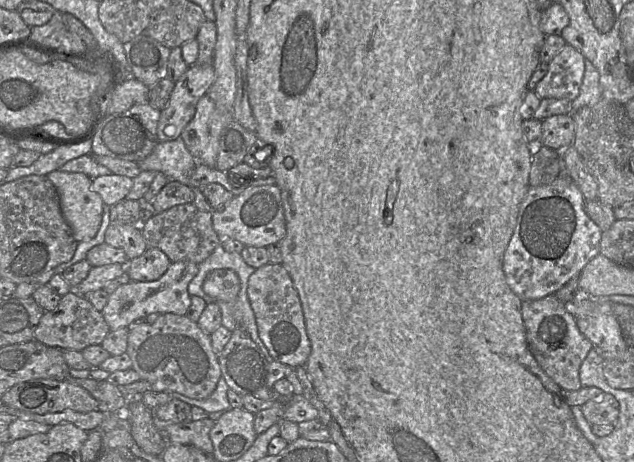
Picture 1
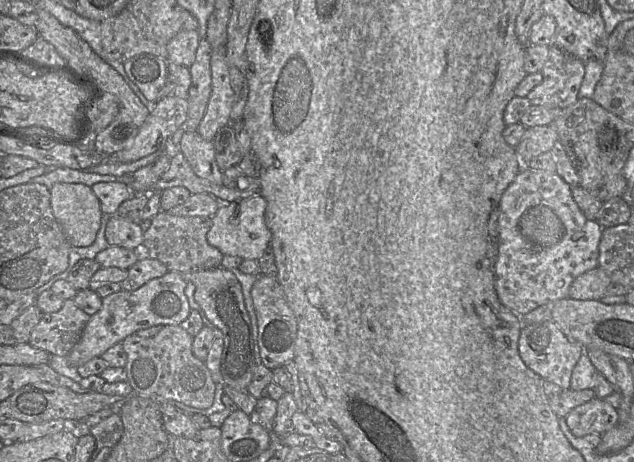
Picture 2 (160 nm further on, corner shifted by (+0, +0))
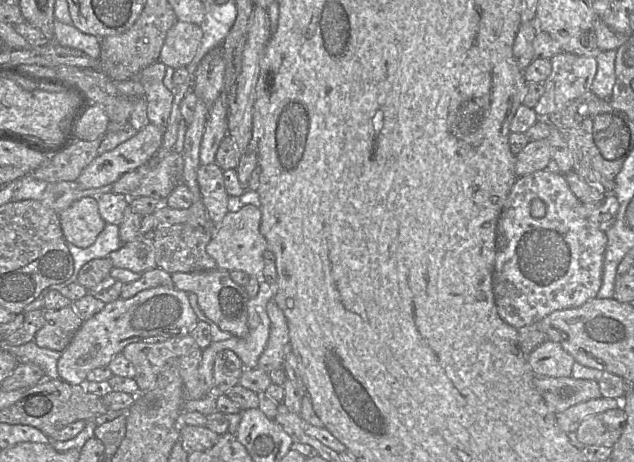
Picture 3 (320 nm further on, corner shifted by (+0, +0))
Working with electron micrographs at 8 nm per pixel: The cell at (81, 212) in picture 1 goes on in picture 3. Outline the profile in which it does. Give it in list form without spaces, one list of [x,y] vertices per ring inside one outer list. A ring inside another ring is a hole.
[[[95,197],[79,199],[61,211],[58,217],[66,242],[79,248],[91,246],[106,225]]]

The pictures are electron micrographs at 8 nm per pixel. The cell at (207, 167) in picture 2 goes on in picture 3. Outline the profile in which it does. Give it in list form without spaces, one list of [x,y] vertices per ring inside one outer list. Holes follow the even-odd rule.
[[[216,162],[211,163],[211,164],[206,164],[206,165],[201,164],[198,171],[197,171],[197,181],[198,181],[198,185],[199,185],[199,188],[200,188],[202,202],[203,202],[204,206],[206,207],[206,209],[208,211],[208,214],[209,214],[209,217],[210,217],[211,221],[214,223],[214,225],[216,225],[216,227],[222,222],[223,218],[225,217],[225,215],[229,211],[234,211],[235,212],[235,211],[238,211],[244,205],[250,205],[250,204],[241,204],[240,199],[231,199],[229,197],[229,195],[226,192],[225,186],[224,186],[223,170],[219,167],[219,165]]]

